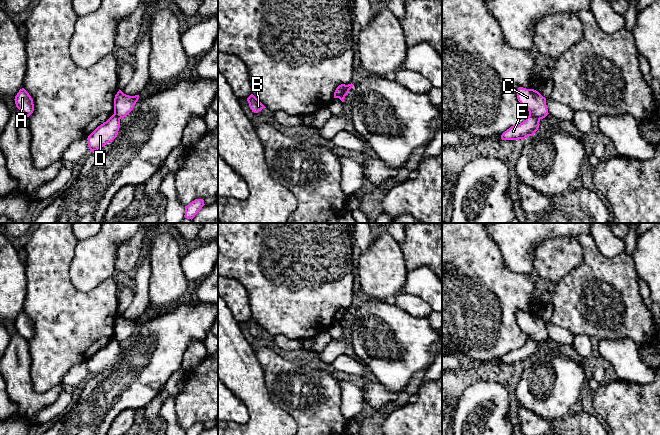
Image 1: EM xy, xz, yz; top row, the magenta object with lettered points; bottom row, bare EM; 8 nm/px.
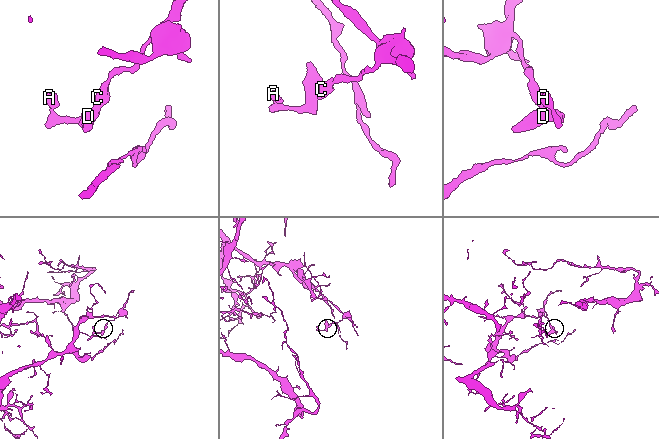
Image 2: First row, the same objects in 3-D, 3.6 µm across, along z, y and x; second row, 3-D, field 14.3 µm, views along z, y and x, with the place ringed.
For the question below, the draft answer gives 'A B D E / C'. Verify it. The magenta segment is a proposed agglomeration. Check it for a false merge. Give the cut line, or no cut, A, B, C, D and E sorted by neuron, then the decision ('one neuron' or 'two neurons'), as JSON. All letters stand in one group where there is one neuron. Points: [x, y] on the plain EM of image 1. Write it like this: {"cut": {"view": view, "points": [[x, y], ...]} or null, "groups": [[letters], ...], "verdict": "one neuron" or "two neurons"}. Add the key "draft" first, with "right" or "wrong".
{"draft": "right", "cut": {"view": "xz", "points": [[346, 309], [338, 321]]}, "groups": [["A", "B", "D", "E"], ["C"]], "verdict": "two neurons"}

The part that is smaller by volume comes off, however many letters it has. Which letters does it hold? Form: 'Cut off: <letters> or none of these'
Cut off: A, B, D, E

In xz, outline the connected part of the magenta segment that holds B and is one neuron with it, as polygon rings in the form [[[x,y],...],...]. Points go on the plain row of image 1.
[[[251,318],[248,322],[247,325],[249,327],[249,331],[254,337],[258,337],[261,335],[263,332],[266,332],[253,318]]]

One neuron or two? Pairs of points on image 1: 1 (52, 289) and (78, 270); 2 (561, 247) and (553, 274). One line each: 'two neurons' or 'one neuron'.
1: two neurons
2: one neuron

